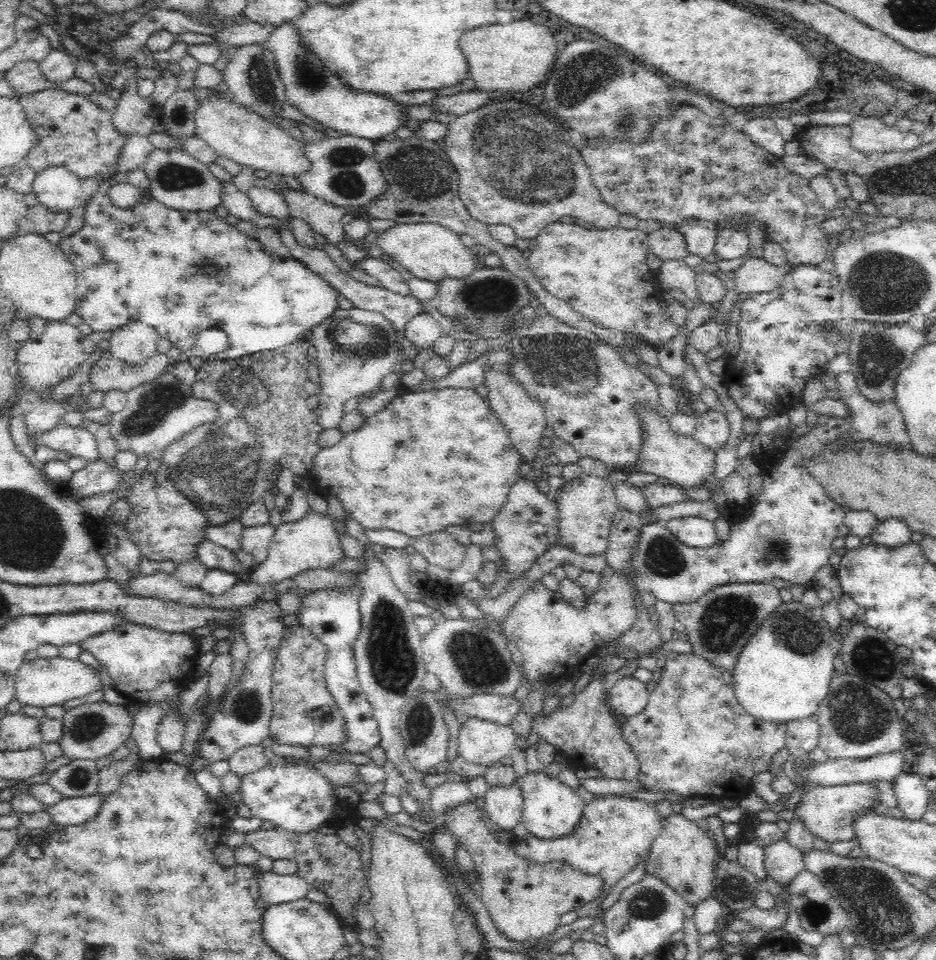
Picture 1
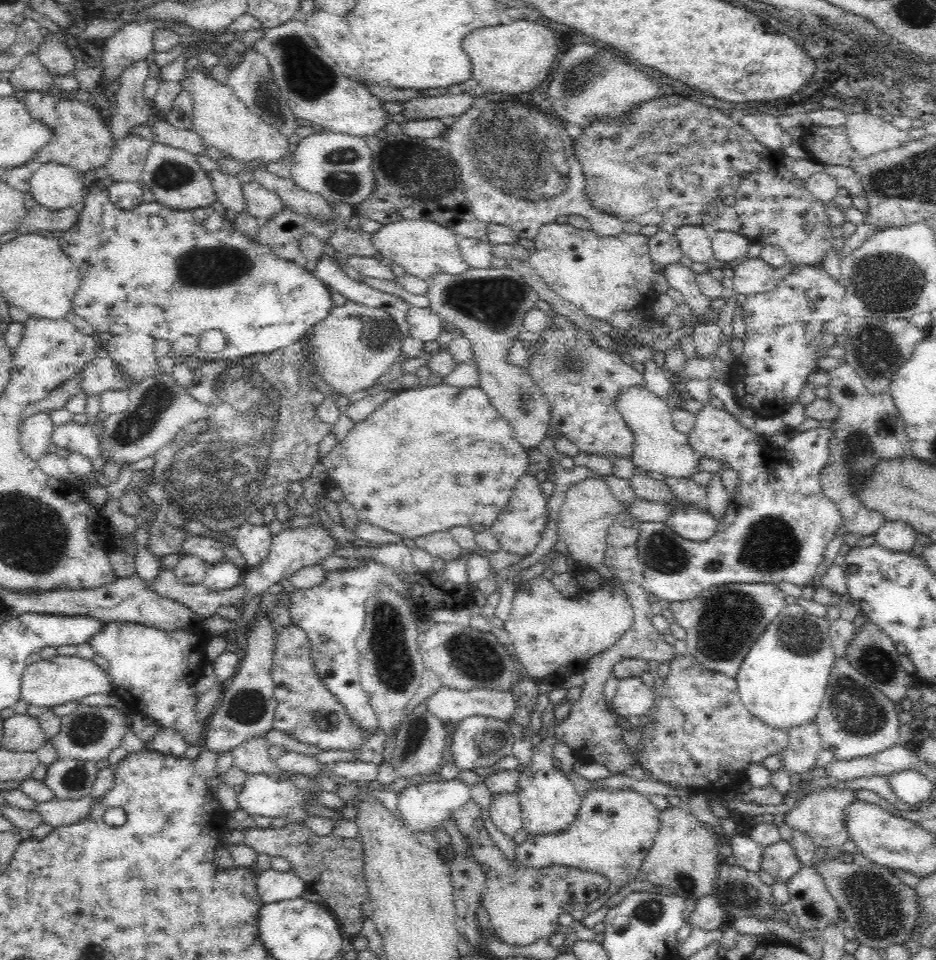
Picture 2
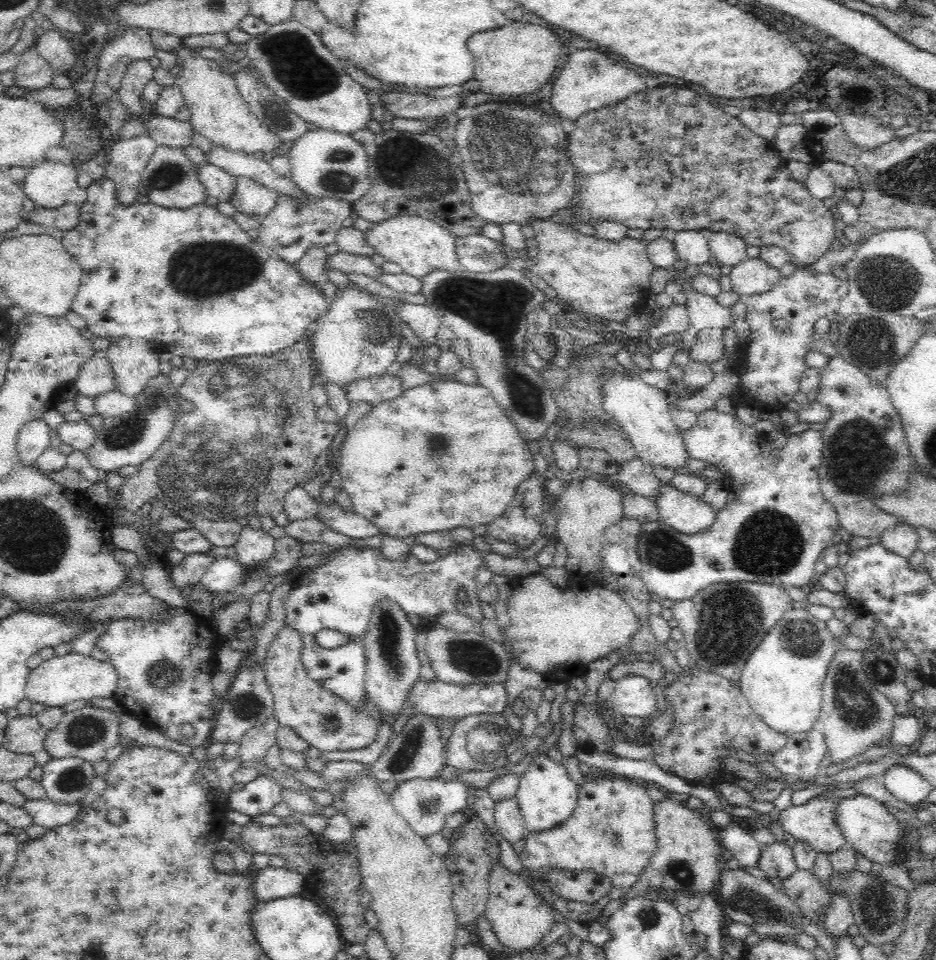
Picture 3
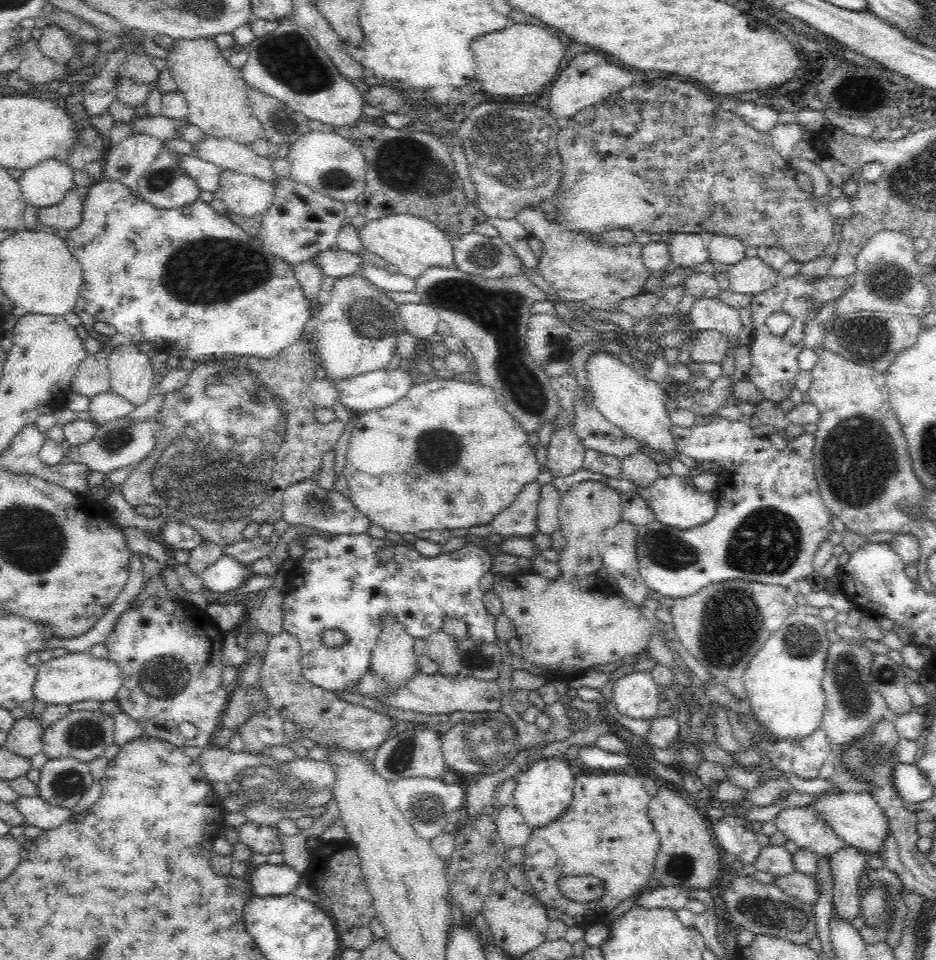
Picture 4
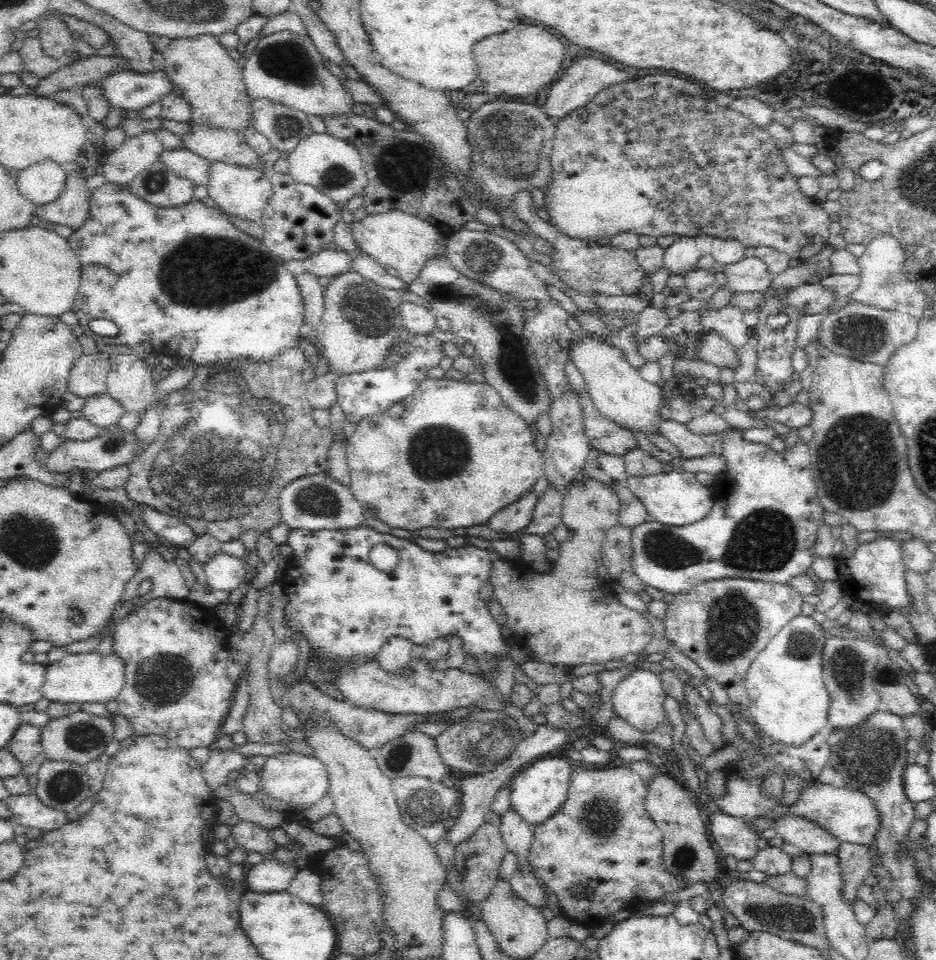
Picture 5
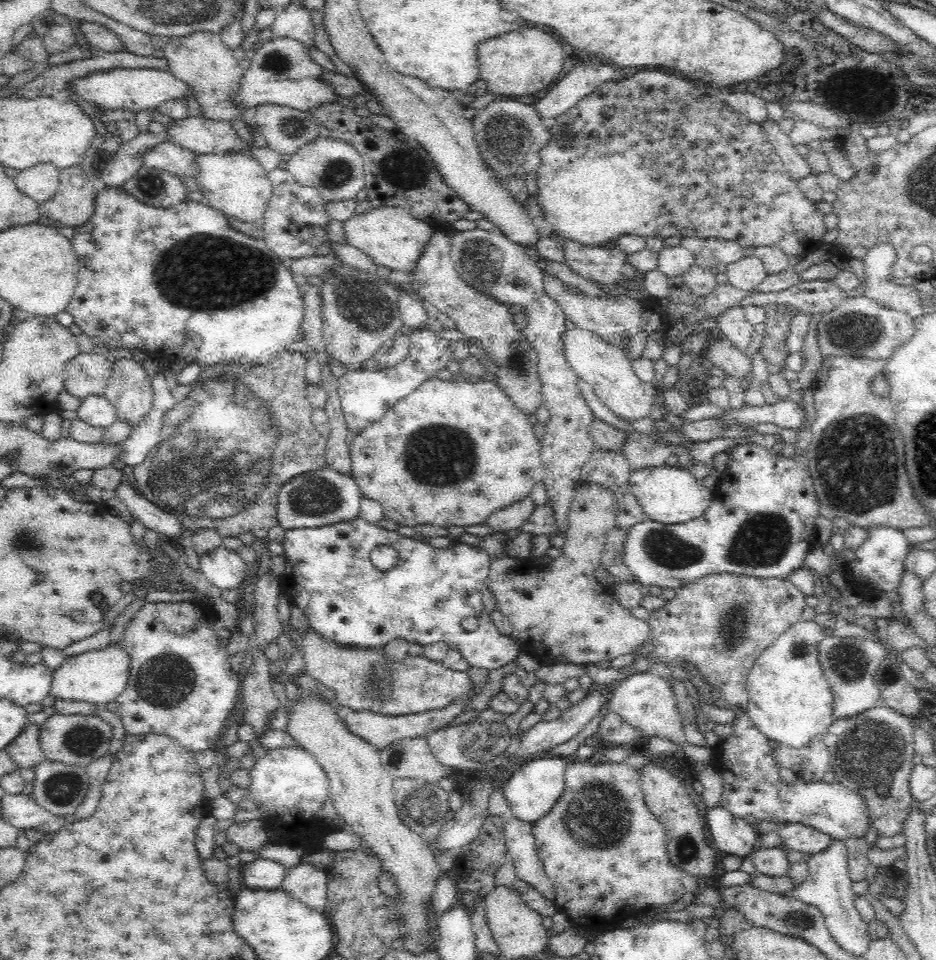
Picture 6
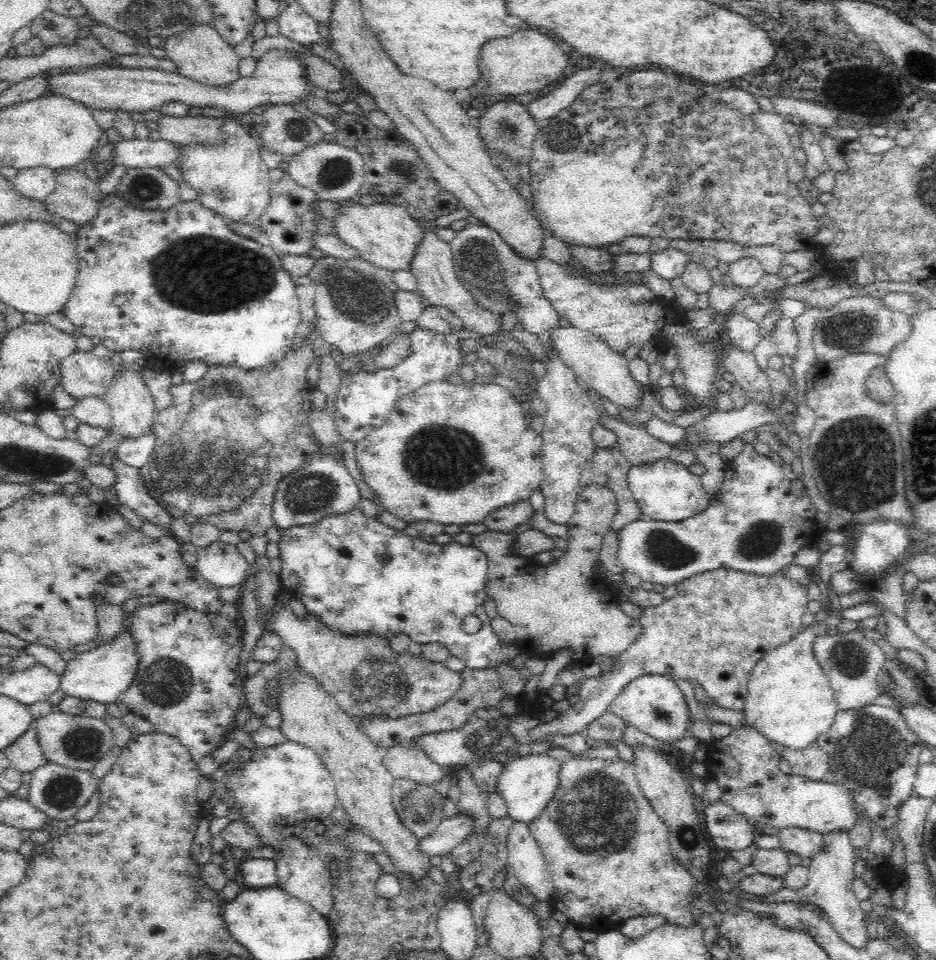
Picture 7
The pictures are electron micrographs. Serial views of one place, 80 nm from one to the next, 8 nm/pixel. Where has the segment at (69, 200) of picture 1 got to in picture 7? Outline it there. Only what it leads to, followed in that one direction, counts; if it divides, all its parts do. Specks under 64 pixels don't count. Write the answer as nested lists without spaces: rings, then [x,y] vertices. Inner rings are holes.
[[[44,166],[22,170],[13,179],[14,188],[23,197],[45,201],[56,190],[56,179],[52,171]]]

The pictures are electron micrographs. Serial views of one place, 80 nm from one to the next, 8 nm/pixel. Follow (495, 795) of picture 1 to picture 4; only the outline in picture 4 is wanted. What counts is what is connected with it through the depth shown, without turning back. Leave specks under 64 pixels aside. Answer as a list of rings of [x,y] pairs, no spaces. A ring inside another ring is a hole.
[[[513,804],[506,805],[499,810],[495,823],[497,831],[508,849],[516,848],[516,846],[524,848],[533,831],[526,824],[522,813]]]

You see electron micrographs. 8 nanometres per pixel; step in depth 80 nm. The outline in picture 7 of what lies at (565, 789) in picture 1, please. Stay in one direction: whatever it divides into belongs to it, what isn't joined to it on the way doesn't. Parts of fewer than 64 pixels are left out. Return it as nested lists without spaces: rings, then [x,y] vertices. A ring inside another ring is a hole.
[[[515,753],[504,757],[495,785],[497,794],[505,801],[509,816],[525,823],[538,818],[556,791],[558,770],[560,762],[552,759],[547,753],[531,753],[526,756]]]

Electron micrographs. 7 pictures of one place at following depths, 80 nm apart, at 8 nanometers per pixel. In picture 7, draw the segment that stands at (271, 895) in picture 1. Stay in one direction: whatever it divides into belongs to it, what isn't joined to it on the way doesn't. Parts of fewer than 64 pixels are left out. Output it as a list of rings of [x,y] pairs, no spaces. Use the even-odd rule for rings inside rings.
[[[249,858],[238,863],[242,882],[248,889],[261,889],[277,884],[274,859]]]

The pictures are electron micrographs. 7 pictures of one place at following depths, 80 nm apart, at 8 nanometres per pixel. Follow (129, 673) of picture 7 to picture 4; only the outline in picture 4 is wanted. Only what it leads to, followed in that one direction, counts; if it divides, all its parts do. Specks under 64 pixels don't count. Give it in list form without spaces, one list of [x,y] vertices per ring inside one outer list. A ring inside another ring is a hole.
[[[69,653],[62,658],[53,658],[40,663],[36,682],[33,682],[35,699],[46,705],[71,705],[84,700],[106,702],[113,700],[123,683],[120,667],[110,658],[96,658],[90,653]]]

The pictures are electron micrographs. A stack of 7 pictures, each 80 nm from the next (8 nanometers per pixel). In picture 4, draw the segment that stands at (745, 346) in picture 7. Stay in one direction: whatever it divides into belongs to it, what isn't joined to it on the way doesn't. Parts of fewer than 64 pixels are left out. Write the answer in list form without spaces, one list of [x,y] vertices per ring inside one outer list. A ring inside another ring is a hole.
[[[717,297],[699,298],[689,313],[693,328],[701,331],[713,330],[729,337],[730,344],[743,345],[748,330],[741,324],[739,310],[724,304]]]

